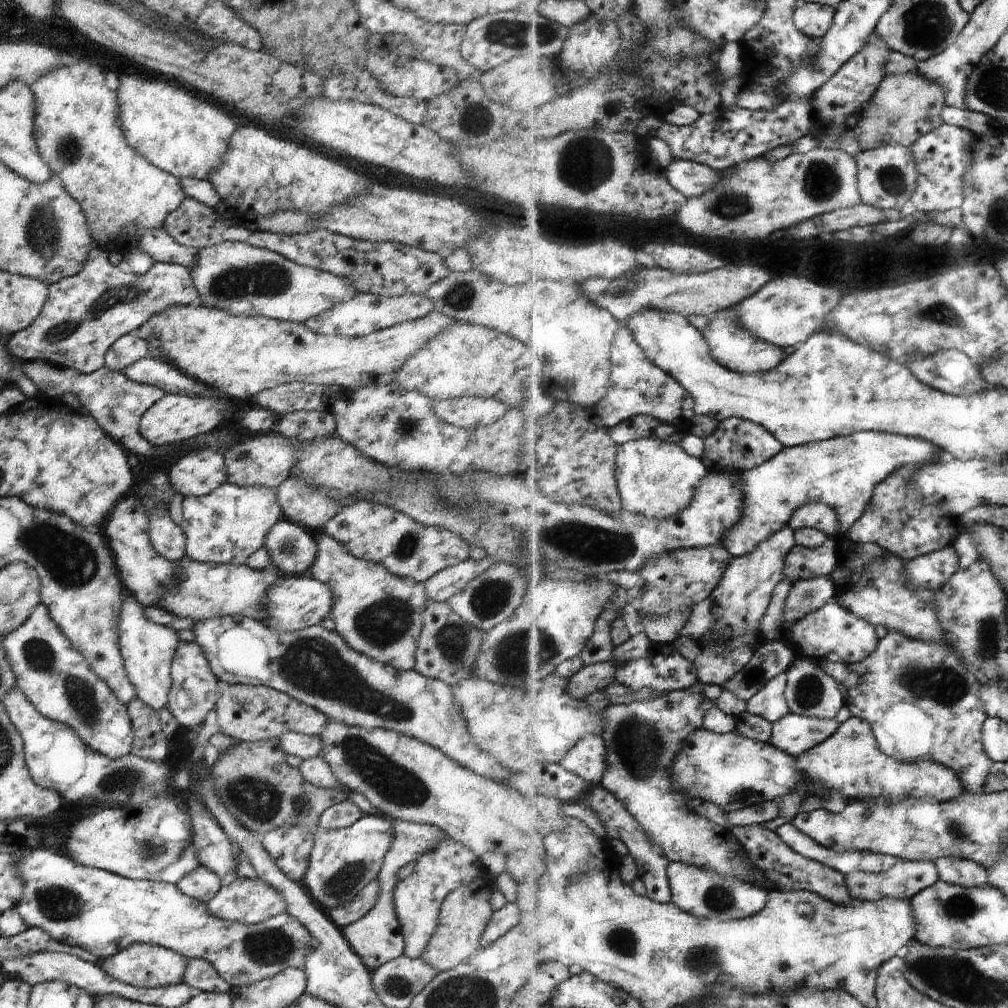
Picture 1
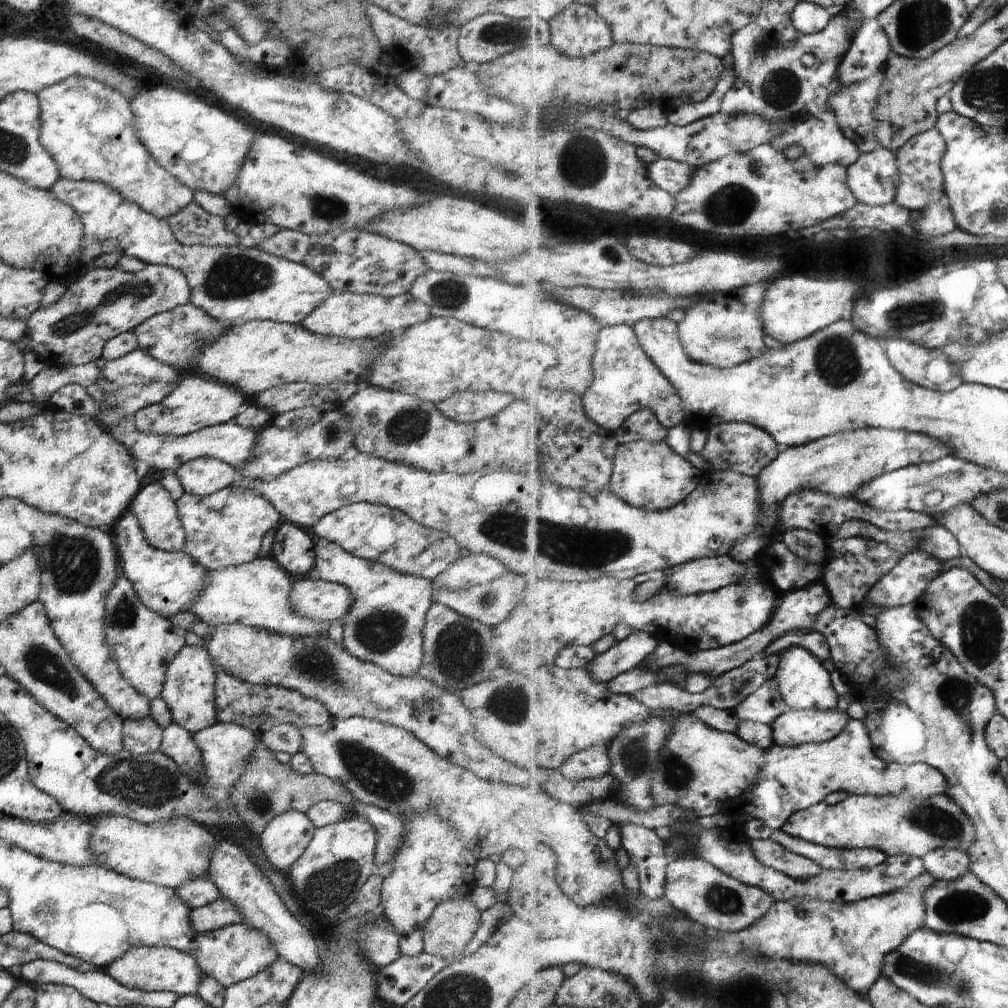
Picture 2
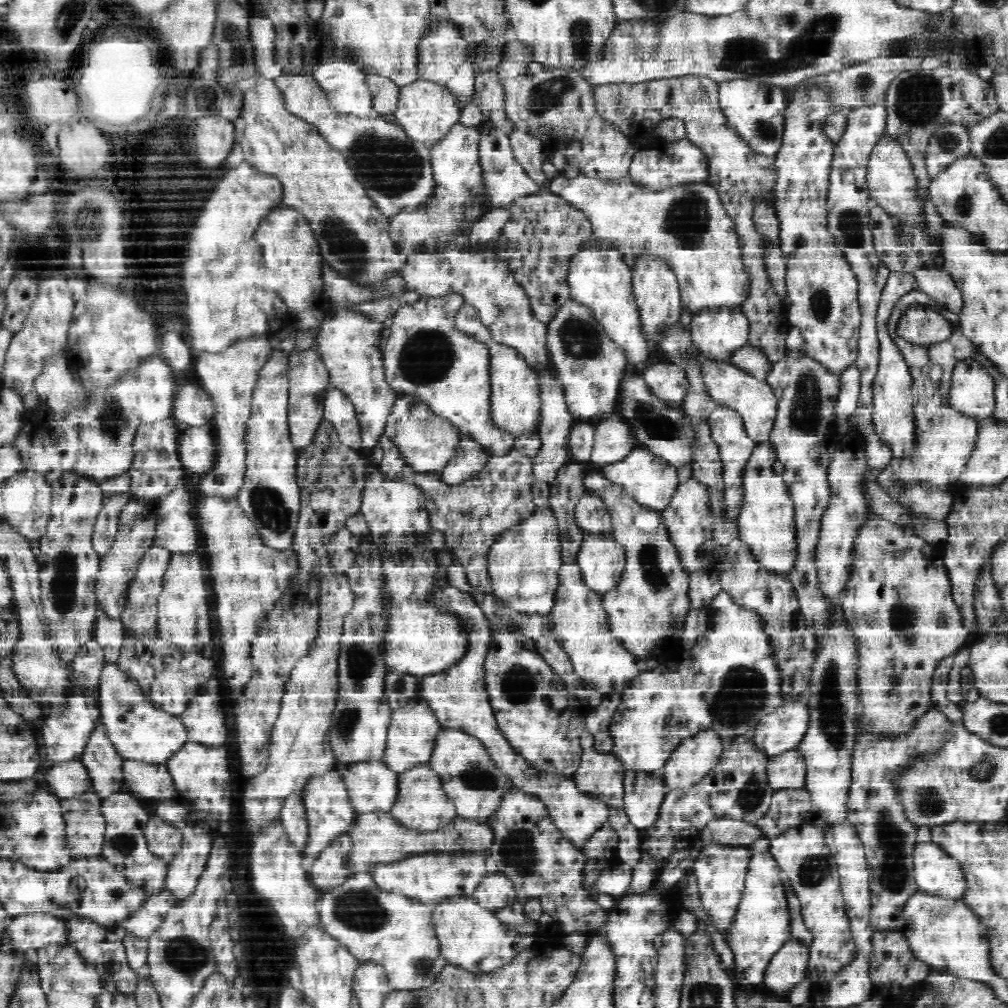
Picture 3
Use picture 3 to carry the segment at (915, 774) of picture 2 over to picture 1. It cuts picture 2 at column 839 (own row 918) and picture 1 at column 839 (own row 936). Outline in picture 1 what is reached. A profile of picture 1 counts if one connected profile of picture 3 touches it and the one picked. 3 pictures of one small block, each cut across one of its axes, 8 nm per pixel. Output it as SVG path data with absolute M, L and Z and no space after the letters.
M851 717L844 722L836 734L824 743L813 747L811 751L795 757L810 778L814 790L819 788L829 791L839 791L849 801L893 800L898 803L909 796L915 798L934 798L941 802L959 799L966 792L966 786L958 772L937 761L920 760L901 762L887 756L879 748L872 725L859 717Z

